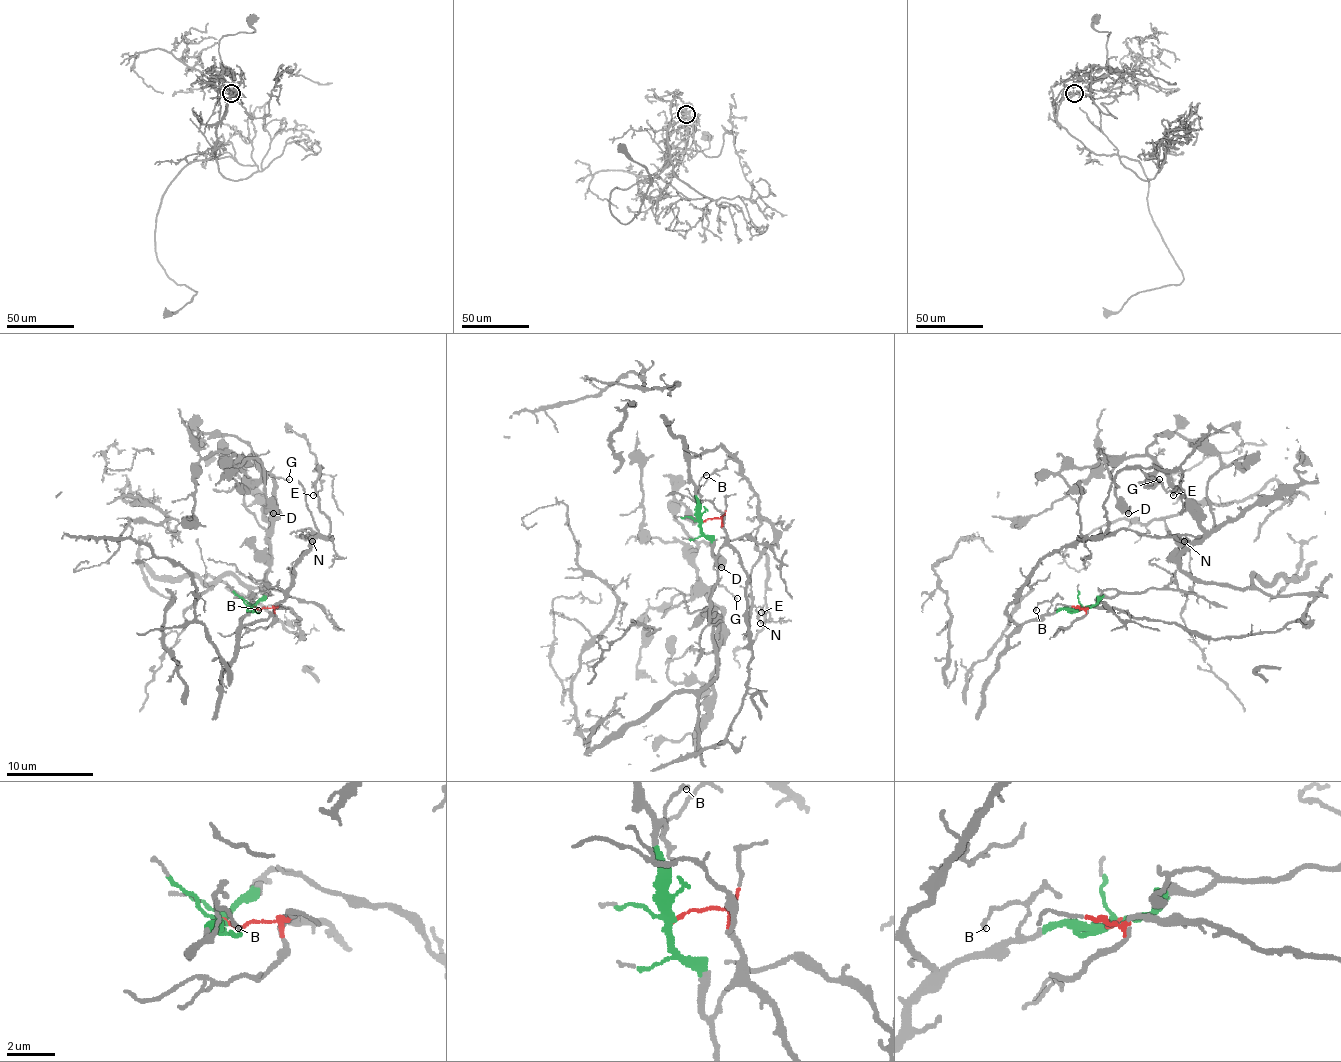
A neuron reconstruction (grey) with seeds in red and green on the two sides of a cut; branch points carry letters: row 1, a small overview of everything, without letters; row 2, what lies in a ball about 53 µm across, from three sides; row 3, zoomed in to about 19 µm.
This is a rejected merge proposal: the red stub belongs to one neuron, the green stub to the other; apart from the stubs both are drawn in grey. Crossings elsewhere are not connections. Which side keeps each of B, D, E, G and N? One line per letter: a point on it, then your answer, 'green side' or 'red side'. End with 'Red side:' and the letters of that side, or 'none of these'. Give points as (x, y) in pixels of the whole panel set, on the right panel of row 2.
B: at (1036, 610); green side
D: at (1128, 513); red side
E: at (1173, 495); green side
G: at (1159, 479); red side
N: at (1184, 541); green side
Red side: D, G

